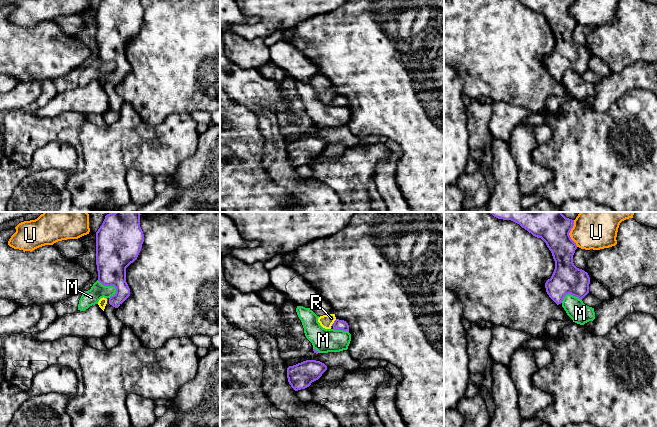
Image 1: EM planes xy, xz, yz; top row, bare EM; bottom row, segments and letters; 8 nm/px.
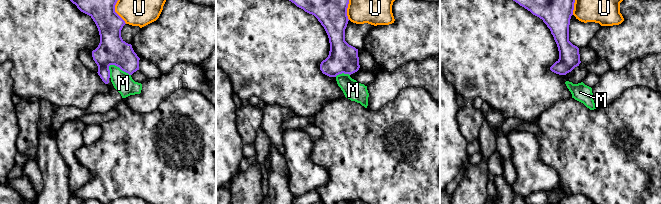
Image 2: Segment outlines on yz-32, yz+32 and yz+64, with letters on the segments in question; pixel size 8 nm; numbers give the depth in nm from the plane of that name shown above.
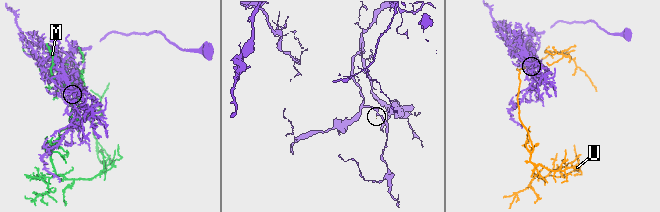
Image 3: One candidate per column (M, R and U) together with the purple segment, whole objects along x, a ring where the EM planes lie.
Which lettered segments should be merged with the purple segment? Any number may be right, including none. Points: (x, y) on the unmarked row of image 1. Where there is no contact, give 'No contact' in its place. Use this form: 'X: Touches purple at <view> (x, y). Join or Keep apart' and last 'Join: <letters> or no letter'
M: Touches purple at xy (109, 61). Keep apart
R: Touches purple at xz (334, 98). Keep apart
U: Touches purple at yz (569, 11). Keep apart
Join: no letter

